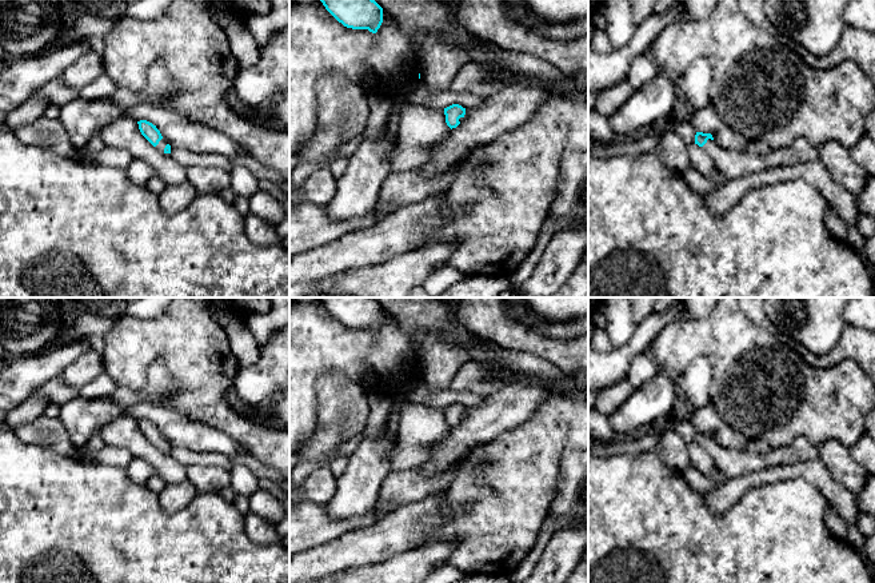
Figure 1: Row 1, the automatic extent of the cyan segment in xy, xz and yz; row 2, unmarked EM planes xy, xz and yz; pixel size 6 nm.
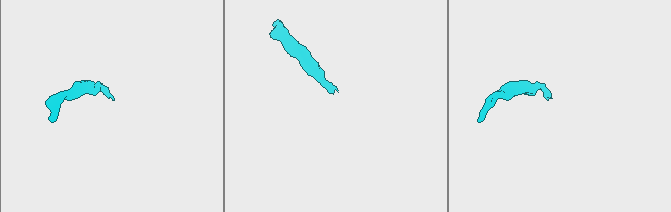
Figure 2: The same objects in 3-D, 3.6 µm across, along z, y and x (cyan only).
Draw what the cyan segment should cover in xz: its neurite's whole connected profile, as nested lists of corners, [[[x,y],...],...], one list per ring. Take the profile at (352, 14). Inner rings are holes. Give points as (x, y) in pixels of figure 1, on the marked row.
[[[320,0],[344,27],[376,33],[383,23],[383,8],[375,0]]]

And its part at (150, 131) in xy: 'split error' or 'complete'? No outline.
split error

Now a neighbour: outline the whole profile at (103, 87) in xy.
[[[101,73],[95,81],[81,88],[80,97],[85,100],[107,99],[116,88],[116,84],[108,76]]]

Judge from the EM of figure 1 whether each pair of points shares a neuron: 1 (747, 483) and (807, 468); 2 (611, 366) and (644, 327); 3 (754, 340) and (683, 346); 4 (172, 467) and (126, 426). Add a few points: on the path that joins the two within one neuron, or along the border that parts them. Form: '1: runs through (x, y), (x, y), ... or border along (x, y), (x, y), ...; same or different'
1: runs through (762, 476), (792, 471); same
2: runs through (620, 358), (642, 336); same
3: runs through (736, 340), (700, 340); same
4: runs through (160, 460), (135, 438); same

